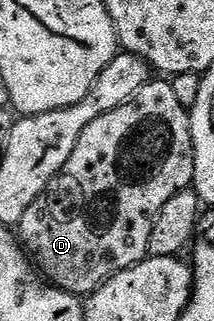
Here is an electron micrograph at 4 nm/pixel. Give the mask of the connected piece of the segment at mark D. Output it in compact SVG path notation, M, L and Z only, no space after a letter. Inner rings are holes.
M163 78L152 79L151 83L146 84L133 99L125 102L125 106L117 106L117 110L109 110L109 114L101 114L101 118L89 122L85 134L81 134L81 138L77 138L77 146L73 146L73 154L69 154L69 162L65 162L63 169L52 178L47 189L37 198L37 202L33 202L33 206L29 206L29 210L25 210L21 222L17 225L18 239L36 269L50 283L75 296L86 298L109 278L113 278L113 274L147 259L149 255L147 247L149 246L149 238L153 234L153 222L157 218L161 206L165 206L165 202L169 202L169 198L173 198L173 194L192 187L194 178L195 151L193 150L190 111L185 106L181 106L181 102L177 102L170 82Z

